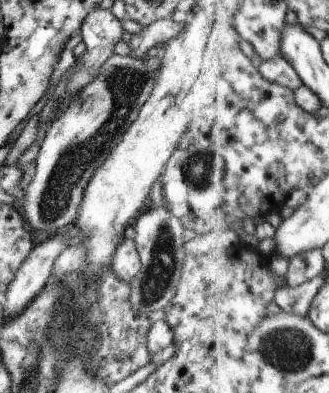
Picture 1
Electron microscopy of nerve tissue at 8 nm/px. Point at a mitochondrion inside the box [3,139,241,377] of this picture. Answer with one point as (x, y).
(62, 323)

